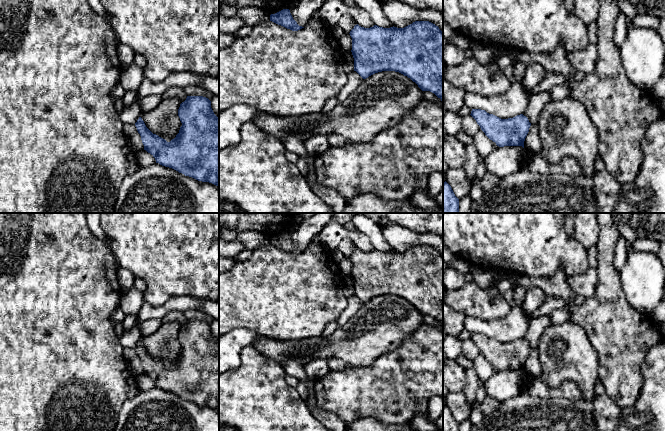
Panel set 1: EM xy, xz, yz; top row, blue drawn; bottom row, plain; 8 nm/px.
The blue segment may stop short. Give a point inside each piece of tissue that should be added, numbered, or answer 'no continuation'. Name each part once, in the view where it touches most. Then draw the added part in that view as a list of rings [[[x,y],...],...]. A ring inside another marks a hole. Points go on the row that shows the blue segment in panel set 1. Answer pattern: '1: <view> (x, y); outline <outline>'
no continuation

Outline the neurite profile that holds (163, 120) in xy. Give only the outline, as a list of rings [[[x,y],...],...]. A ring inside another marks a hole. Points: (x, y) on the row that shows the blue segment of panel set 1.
[[[177,97],[163,99],[156,108],[142,113],[141,118],[153,134],[170,142],[182,126],[178,116],[180,104],[181,101]]]

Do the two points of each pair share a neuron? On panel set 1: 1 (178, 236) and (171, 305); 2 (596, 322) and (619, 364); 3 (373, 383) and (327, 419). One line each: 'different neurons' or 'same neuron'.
1: different neurons
2: same neuron
3: different neurons

